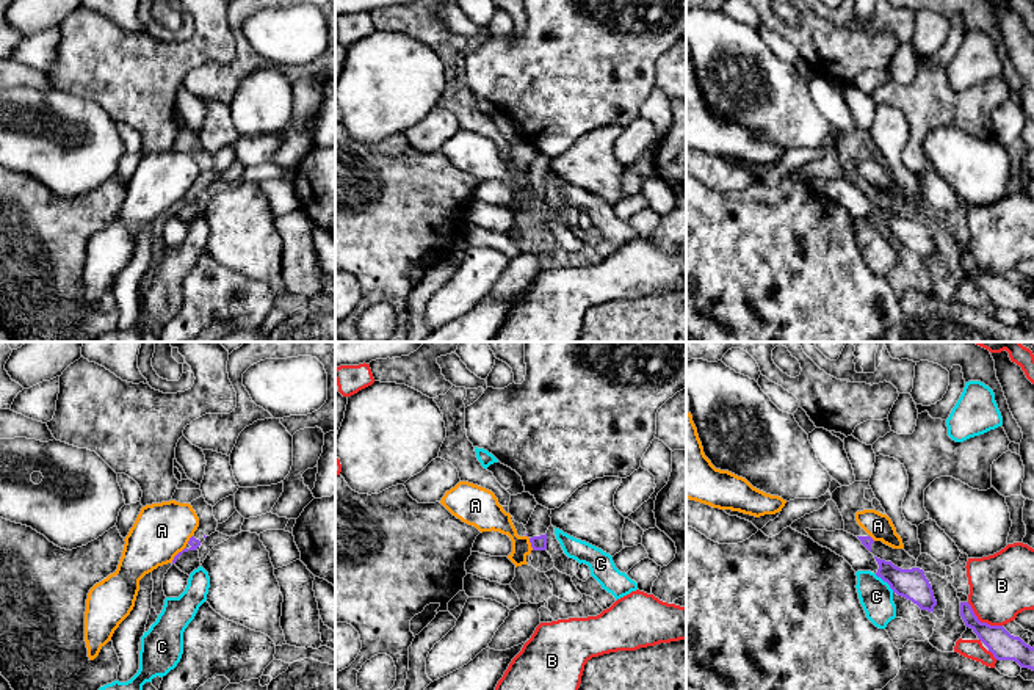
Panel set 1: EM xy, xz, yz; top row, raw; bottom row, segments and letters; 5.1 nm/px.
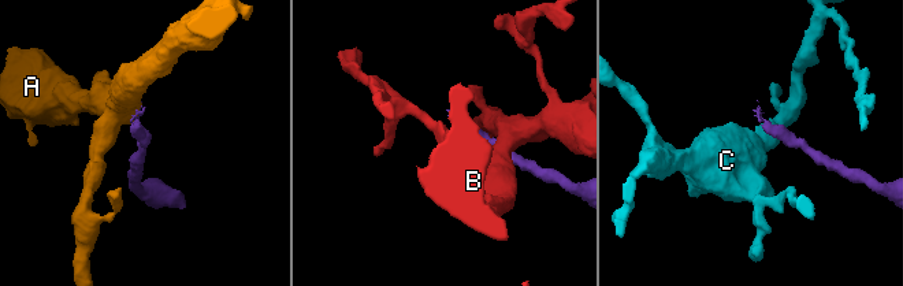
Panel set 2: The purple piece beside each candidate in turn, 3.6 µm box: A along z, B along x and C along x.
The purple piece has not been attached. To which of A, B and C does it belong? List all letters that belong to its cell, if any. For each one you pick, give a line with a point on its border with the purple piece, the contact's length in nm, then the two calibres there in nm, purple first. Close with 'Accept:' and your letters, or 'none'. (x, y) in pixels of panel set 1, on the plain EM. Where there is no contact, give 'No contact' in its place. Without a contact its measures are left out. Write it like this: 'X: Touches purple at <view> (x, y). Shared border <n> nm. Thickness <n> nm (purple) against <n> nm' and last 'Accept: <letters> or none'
Accept: none

